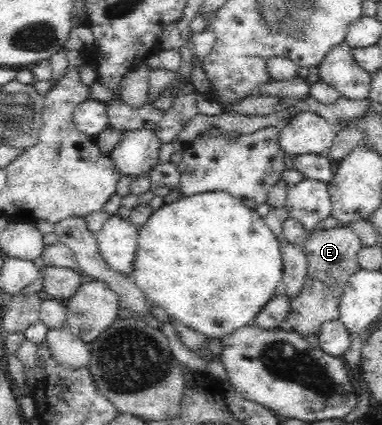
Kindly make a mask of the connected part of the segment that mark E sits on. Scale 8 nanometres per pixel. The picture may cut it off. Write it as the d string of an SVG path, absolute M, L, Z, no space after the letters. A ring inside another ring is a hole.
M349 226L329 228L308 235L308 240L301 247L307 257L308 274L301 296L290 301L286 328L298 331L299 335L315 334L323 322L339 318L338 300L350 276L360 269L358 253L362 248L359 237Z

